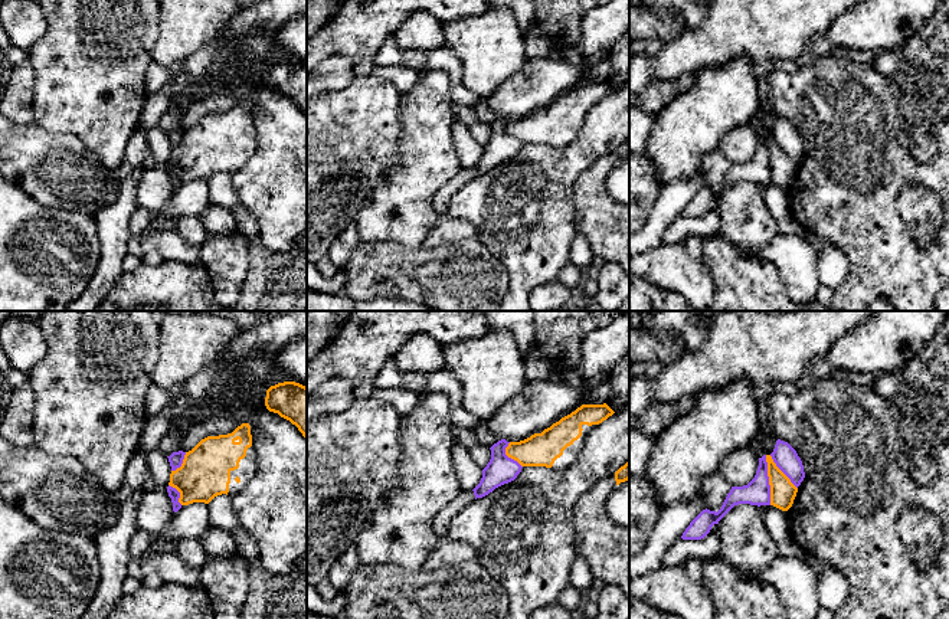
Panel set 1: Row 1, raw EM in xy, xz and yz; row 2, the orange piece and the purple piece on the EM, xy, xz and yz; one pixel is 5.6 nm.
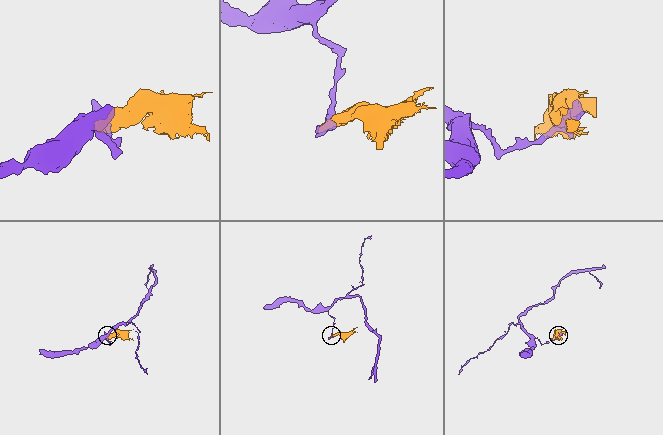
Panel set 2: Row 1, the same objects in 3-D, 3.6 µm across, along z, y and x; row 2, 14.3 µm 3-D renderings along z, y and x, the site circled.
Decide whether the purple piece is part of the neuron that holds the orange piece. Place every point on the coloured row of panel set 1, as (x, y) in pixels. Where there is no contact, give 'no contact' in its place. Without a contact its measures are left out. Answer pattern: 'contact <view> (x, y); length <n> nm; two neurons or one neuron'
contact yz (769, 480); length 280 nm; two neurons

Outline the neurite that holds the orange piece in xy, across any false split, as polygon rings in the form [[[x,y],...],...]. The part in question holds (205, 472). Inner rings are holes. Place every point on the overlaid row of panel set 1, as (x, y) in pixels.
[[[249,423],[232,433],[207,436],[186,452],[183,464],[170,474],[168,485],[180,492],[179,502],[209,504],[215,497],[235,497],[256,472],[256,453]]]

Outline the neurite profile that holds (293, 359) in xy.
[[[307,337],[288,343],[276,354],[276,363],[289,381],[307,387]]]

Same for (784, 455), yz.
[[[778,439],[770,456],[776,466],[798,488],[805,478],[805,472],[802,461],[798,456],[796,451],[788,442]]]

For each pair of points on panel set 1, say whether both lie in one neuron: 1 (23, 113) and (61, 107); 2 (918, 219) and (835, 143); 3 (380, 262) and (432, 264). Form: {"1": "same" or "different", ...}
{"1": "different", "2": "different", "3": "same"}

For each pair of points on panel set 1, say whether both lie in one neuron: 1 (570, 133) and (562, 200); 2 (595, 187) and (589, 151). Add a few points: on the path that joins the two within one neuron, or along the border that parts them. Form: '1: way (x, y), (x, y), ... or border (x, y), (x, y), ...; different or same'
1: border (586, 113), (582, 128), (570, 141), (550, 146); different
2: border (614, 151), (601, 156), (576, 180), (572, 190); different

